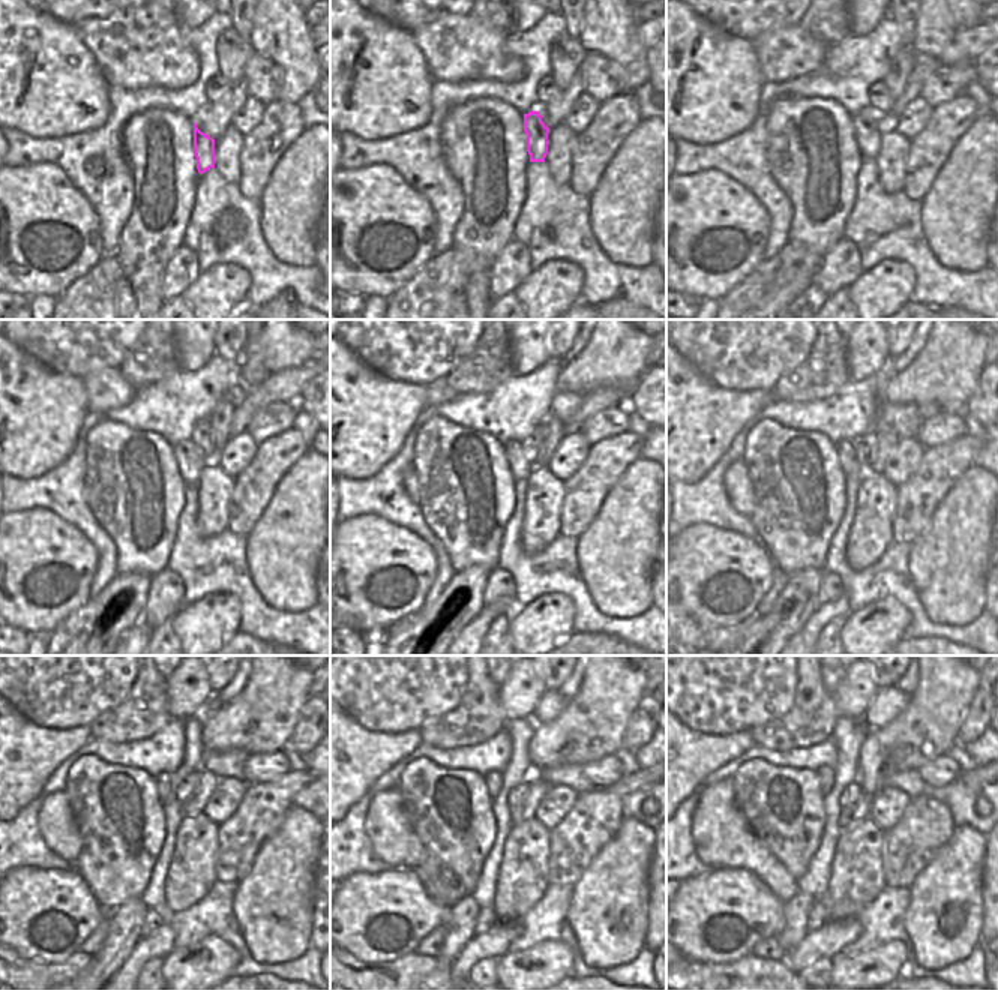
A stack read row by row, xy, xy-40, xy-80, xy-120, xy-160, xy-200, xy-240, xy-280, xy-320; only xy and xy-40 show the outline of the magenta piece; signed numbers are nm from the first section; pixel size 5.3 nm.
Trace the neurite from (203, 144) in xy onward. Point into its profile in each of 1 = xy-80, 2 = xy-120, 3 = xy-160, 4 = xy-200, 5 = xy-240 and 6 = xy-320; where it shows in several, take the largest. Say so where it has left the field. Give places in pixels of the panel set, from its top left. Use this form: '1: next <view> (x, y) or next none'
1: next xy-80 (868, 128)
2: next xy-120 (189, 462)
3: next xy-160 (518, 465)
4: next xy-200 (845, 449)
5: next xy-240 (162, 780)
6: next xy-320 (826, 777)

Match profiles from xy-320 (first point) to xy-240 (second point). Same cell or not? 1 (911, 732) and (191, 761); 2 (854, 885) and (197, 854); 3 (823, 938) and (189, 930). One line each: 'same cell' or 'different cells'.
1: different cells
2: same cell
3: different cells

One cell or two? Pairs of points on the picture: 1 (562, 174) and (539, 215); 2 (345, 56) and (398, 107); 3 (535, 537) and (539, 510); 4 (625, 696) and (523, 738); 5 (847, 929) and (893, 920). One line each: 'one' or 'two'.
1: two
2: one
3: one
4: two
5: two

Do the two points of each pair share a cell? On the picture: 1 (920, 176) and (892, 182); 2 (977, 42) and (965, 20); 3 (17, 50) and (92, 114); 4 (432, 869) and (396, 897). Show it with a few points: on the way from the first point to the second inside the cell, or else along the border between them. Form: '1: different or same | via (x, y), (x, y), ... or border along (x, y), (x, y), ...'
1: different | border along (911, 144), (905, 161), (905, 183), (901, 191)
2: different | border along (980, 21), (959, 30)
3: same | via (35, 68), (74, 102)
4: different | border along (393, 867), (413, 872)

